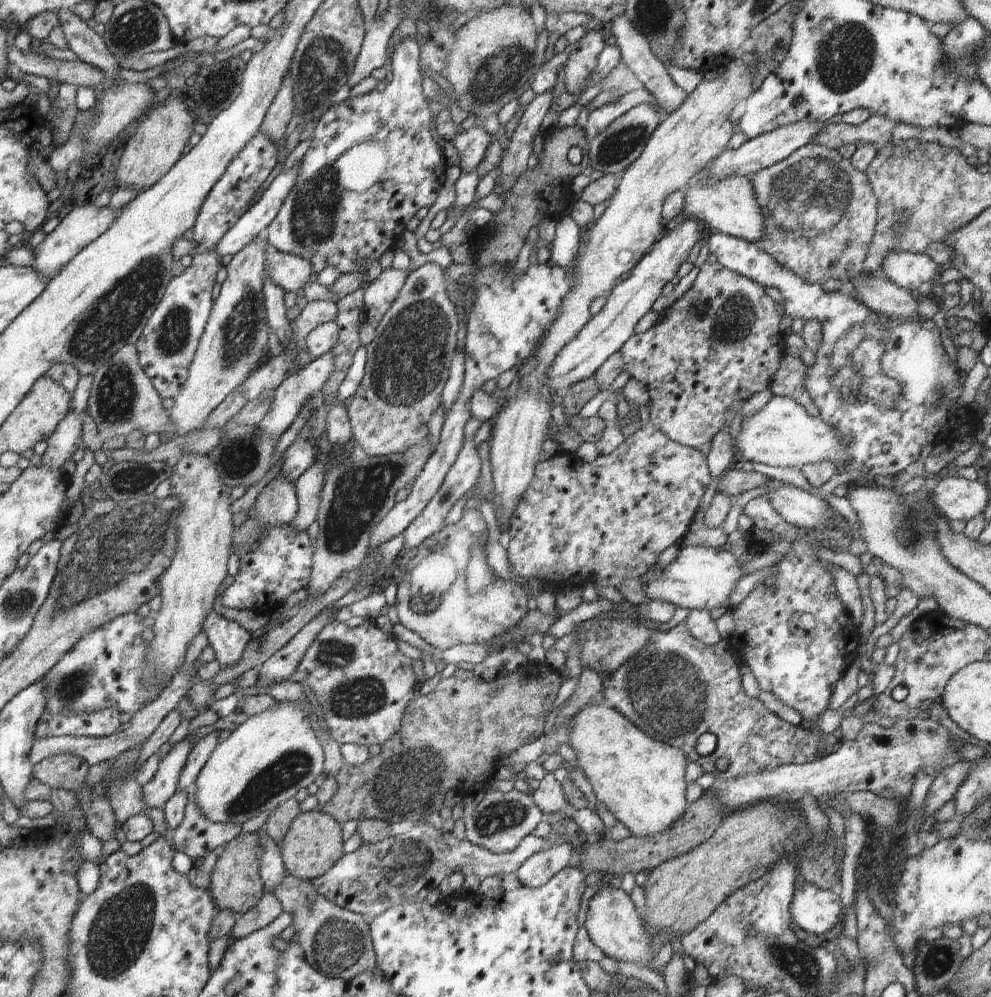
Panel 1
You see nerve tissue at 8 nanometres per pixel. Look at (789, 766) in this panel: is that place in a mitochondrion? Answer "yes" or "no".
no

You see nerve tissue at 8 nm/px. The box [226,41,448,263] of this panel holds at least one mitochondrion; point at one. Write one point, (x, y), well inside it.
(312, 219)

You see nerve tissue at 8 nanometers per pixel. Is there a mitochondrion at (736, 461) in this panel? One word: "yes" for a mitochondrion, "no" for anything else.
no

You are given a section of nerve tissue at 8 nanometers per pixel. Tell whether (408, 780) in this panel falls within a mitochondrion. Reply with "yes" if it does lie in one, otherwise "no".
yes

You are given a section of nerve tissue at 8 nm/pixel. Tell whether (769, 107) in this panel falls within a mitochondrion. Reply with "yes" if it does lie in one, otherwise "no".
no

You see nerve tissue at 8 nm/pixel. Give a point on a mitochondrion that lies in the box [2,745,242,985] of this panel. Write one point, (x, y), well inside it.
(119, 933)

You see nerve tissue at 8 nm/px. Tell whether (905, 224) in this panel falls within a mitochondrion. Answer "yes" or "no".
yes

